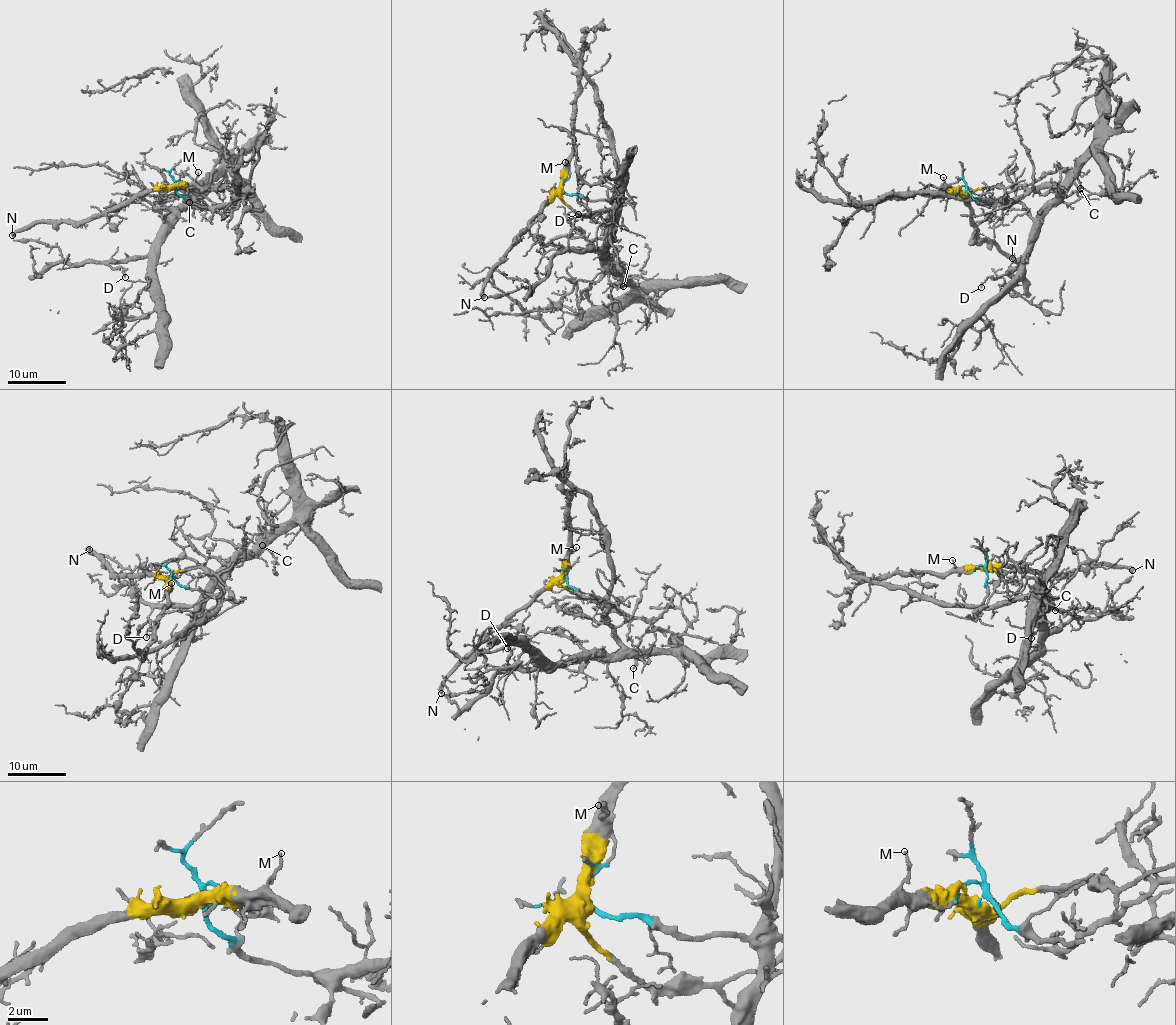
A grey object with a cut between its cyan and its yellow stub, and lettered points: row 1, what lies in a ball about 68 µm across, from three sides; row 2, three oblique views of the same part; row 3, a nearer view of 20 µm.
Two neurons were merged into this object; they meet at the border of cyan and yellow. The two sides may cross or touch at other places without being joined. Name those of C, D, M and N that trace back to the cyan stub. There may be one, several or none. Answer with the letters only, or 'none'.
C, D

